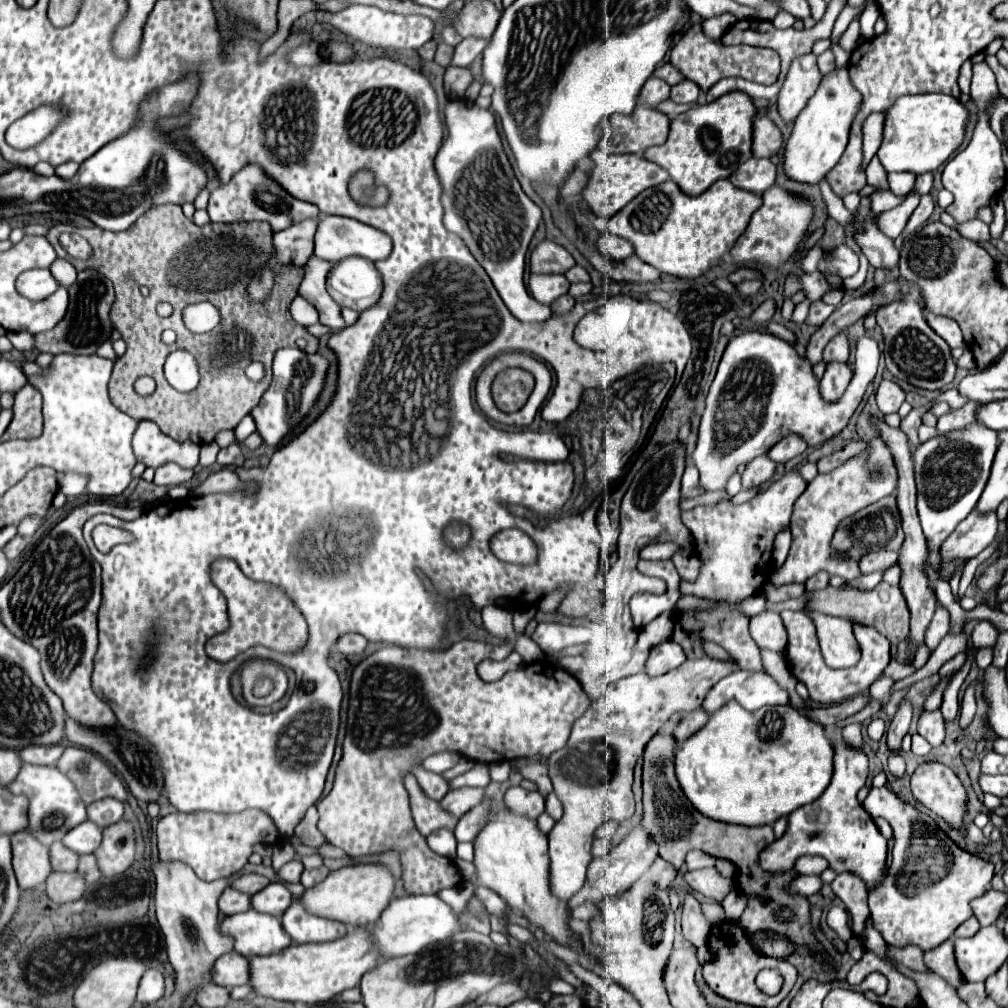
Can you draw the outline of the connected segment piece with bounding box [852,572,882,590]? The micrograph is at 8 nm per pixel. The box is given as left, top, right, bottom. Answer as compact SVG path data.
M872 572L872 574L868 574L868 576L862 576L860 580L856 580L856 582L852 582L852 586L856 586L856 588L874 588L878 582L882 580L882 572Z

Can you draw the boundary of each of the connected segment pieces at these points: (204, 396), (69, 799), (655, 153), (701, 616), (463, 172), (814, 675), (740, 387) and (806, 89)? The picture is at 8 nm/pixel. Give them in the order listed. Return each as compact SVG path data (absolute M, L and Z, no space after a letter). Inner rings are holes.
M160 204L156 208L150 208L148 212L144 212L144 216L140 216L140 220L136 220L132 224L132 228L124 230L124 232L108 232L102 230L98 226L90 226L90 228L78 228L72 224L56 224L50 228L50 232L46 234L46 238L50 240L50 244L54 246L58 258L66 258L68 262L72 262L76 266L76 270L84 270L88 268L96 268L98 272L102 272L106 278L112 280L114 290L116 290L116 302L112 306L112 324L116 330L122 332L122 338L128 344L128 350L124 356L120 356L114 362L114 372L110 378L110 400L114 402L114 406L118 406L122 412L126 412L128 416L132 416L134 420L152 420L158 424L158 428L178 440L178 442L198 442L198 444L208 444L216 438L216 434L220 430L232 430L238 426L238 422L250 414L250 410L260 402L262 394L268 390L270 382L272 382L272 358L276 354L278 348L286 348L286 346L294 346L294 342L298 338L306 338L308 352L318 352L318 338L312 336L302 324L292 320L290 314L290 304L298 294L298 286L304 278L304 268L300 266L280 266L280 272L276 272L274 276L274 288L268 294L268 298L264 300L264 308L256 302L248 300L248 280L250 274L258 272L262 266L266 266L274 254L272 248L272 228L268 222L236 222L236 224L214 224L208 222L204 226L196 226L190 218L186 218L182 214L182 208L178 204ZM62 232L76 232L82 238L88 240L88 244L92 246L94 254L88 260L76 260L72 258L58 242L58 236ZM140 286L148 286L150 288L150 296L142 296ZM208 300L212 302L220 314L220 326L216 326L212 332L208 334L194 334L190 332L184 322L182 322L182 310L192 304L192 302L202 302ZM158 302L170 302L174 312L170 318L162 318L156 314L156 304ZM166 328L174 328L178 332L178 340L174 344L164 344L162 342L162 332ZM184 348L188 352L192 352L200 364L200 384L198 388L194 388L192 392L178 392L174 390L168 380L164 378L164 360L170 352ZM250 362L262 362L266 366L266 376L262 382L252 382L246 378L244 368ZM140 376L152 376L156 380L156 390L152 396L138 396L134 392L132 382Z
M24 764L20 768L20 774L16 776L16 780L8 788L14 794L28 796L28 800L30 800L30 810L28 810L30 824L28 824L28 828L46 846L62 840L62 836L70 828L74 828L86 820L86 804L80 800L76 786L56 766Z
M728 92L710 104L698 104L672 120L670 136L664 144L652 146L644 158L668 170L670 178L688 196L702 194L716 180L728 178L740 164L752 158L752 122L756 106L744 92Z
M726 606L712 610L712 612L686 612L686 614L678 614L676 616L676 626L674 626L674 634L672 640L676 640L688 658L700 658L704 656L702 652L702 642L710 640L720 644L724 650L730 650L730 656L736 656L738 668L746 668L746 670L764 670L762 662L760 662L760 652L756 642L750 638L748 632L748 616L732 612L732 610L724 610Z
M450 100L444 108L444 116L446 116L446 126L448 126L448 136L436 156L436 172L444 186L444 194L442 194L444 226L450 232L458 234L466 242L472 256L480 262L480 266L490 276L490 280L492 280L494 288L498 290L500 298L504 300L506 308L518 320L530 322L530 324L544 322L552 314L550 308L544 304L538 304L526 292L526 286L524 286L524 260L526 260L528 244L542 220L542 212L520 188L520 184L512 172L512 166L504 154L504 148L502 148L502 142L500 142L500 136L496 130L496 122L494 122L494 114L490 110L478 108L470 100L468 102L466 100ZM456 192L466 200L466 204L462 208L456 206Z
M784 610L782 612L782 620L788 632L788 646L786 646L786 658L788 658L788 666L790 672L806 684L810 698L818 704L838 704L846 698L852 698L854 694L862 694L868 692L868 688L872 686L874 680L880 678L882 670L888 666L890 662L890 644L888 640L878 634L874 628L861 624L853 624L854 636L859 644L861 651L861 660L846 670L832 670L824 664L822 654L820 654L820 646L816 640L816 628L810 620L810 616L802 610L802 612L792 612L792 610Z
M758 330L742 332L734 338L730 338L730 344L722 356L716 378L714 378L708 398L706 398L706 410L702 414L700 428L698 428L698 444L692 454L694 464L700 470L700 484L706 490L724 488L728 478L736 472L736 466L748 464L756 456L766 454L778 440L782 440L790 432L802 436L808 442L808 446L820 446L828 438L836 436L848 424L850 416L858 408L858 404L866 392L866 386L874 380L878 360L880 360L878 344L868 336L858 338L856 340L856 370L854 370L852 382L838 402L828 404L820 396L820 381L814 378L812 365L799 356L788 342L784 342L782 338L776 338L768 332L758 332Z
M808 52L792 60L784 86L778 94L778 110L786 122L792 122L804 108L806 100L814 94L822 74L816 66L816 54Z

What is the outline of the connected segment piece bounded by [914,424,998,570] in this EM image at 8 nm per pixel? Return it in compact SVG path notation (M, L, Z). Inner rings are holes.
M980 424L948 434L938 434L916 448L914 472L918 486L918 516L926 544L930 548L928 560L932 568L940 570L940 544L974 510L990 476L990 466L996 450L998 434Z

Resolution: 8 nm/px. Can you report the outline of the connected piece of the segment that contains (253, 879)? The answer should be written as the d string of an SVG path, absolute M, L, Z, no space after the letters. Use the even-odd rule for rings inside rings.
M244 874L240 878L234 880L232 888L238 888L240 892L248 892L248 894L254 894L254 892L260 892L262 888L266 888L270 884L270 880L266 876L260 876L260 874Z

